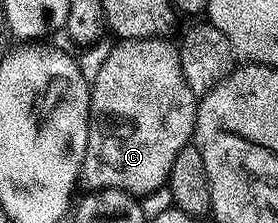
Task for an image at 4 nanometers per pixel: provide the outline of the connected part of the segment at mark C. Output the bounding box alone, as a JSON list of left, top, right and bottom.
[81,37,198,197]

